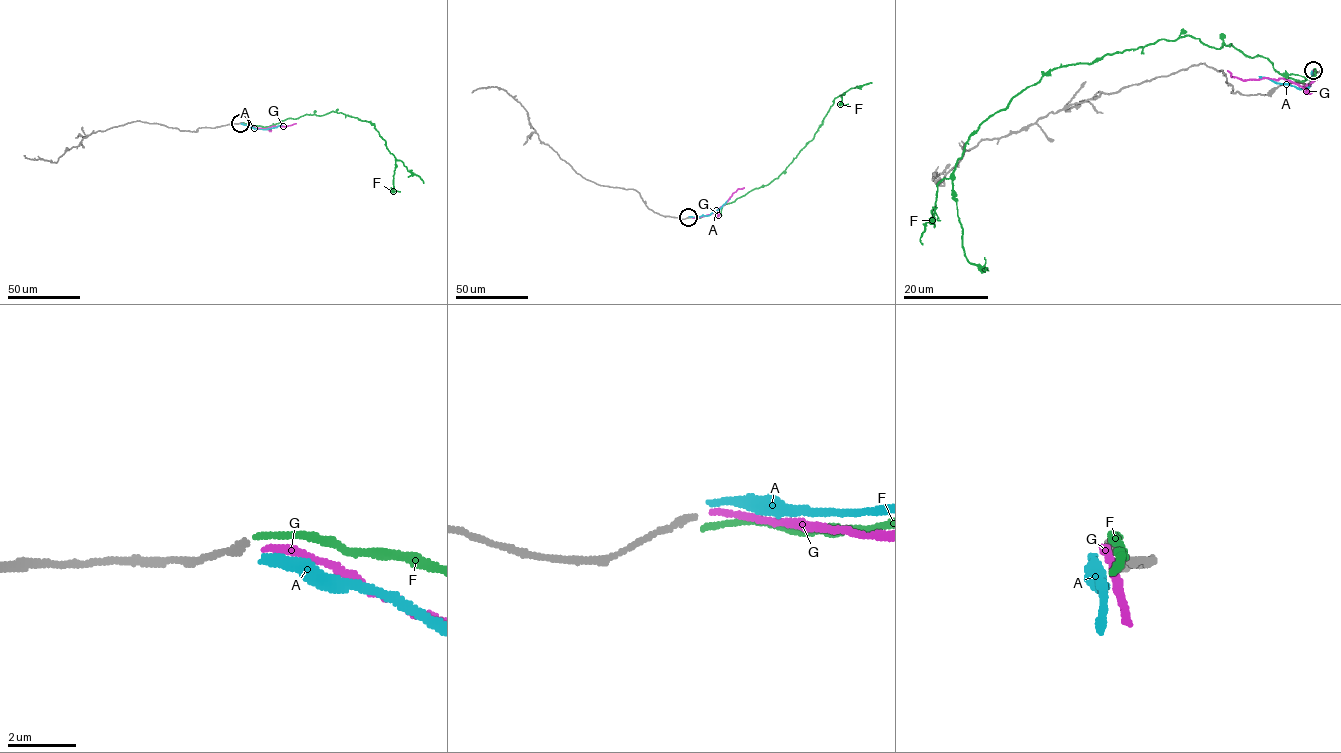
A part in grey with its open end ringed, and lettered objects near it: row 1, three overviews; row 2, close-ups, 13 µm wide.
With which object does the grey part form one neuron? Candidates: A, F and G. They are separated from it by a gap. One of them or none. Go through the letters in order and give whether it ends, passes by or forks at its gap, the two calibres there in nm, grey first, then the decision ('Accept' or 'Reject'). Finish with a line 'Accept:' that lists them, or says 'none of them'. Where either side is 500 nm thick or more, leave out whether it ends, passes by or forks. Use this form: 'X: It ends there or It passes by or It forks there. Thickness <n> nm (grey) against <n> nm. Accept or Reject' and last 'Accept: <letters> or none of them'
A: It ends there. Thickness 200 nm (grey) against 240 nm. Reject
F: It ends there. Thickness 200 nm (grey) against 200 nm. Reject
G: It ends there. Thickness 200 nm (grey) against 200 nm. Accept
Accept: G

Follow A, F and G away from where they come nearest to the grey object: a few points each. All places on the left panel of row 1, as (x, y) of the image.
A: (241, 123), (264, 129), (282, 125)
F: (241, 122), (264, 127), (289, 118), (323, 115), (332, 111), (371, 123), (395, 158), (393, 190), (400, 191)
G: (241, 123), (256, 128), (296, 123)

